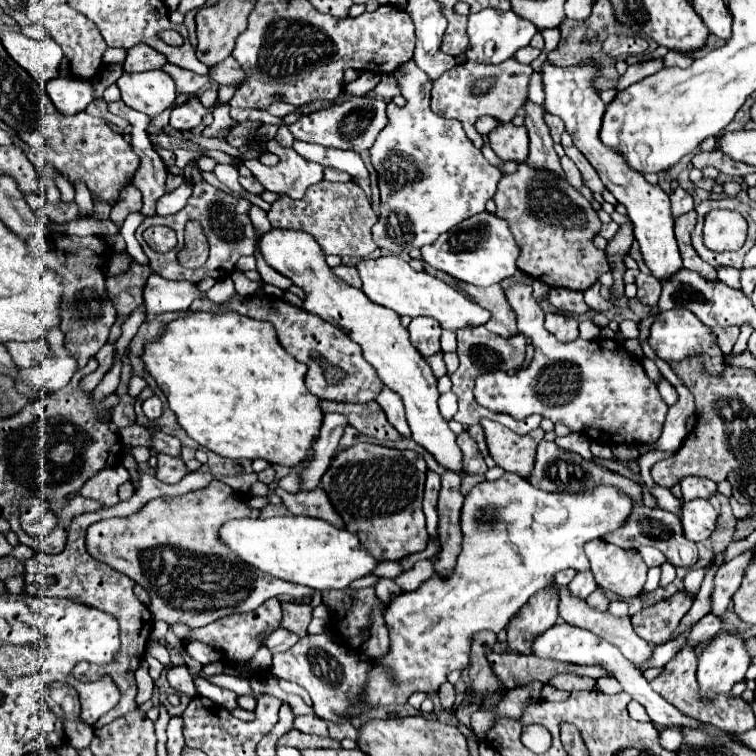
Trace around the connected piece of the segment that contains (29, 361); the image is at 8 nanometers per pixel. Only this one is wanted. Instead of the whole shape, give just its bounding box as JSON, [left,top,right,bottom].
[5,341,47,367]

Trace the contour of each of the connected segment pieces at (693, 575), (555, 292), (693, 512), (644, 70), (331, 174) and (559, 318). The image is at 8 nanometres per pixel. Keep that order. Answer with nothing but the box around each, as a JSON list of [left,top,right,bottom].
[[685,567,705,593],[549,289,587,315],[683,501,719,541],[615,59,663,91],[324,167,352,182],[545,313,579,341]]

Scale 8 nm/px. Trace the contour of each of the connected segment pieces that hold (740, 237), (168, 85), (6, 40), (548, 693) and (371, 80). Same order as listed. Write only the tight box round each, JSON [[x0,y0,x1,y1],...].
[[703,209,747,251],[117,69,175,117],[1,31,63,85],[541,684,570,702],[341,73,379,97]]

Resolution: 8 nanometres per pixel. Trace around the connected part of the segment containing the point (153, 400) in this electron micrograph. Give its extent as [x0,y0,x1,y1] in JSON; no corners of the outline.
[143,395,161,421]

